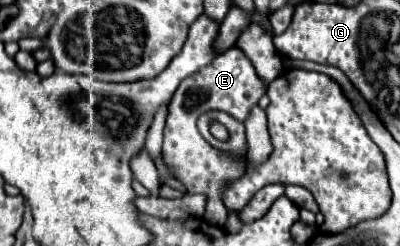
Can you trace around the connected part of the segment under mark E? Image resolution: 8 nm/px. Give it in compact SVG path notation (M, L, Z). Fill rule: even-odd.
M229 48L223 54L217 54L205 70L197 70L197 74L191 74L181 82L181 86L175 90L173 100L169 102L169 114L165 124L165 140L163 140L163 154L165 160L175 168L177 178L187 186L189 194L205 194L207 206L205 206L205 222L213 222L213 226L225 226L227 222L227 208L221 202L221 184L235 180L239 176L239 166L229 160L225 154L221 154L217 148L205 142L205 138L197 130L197 120L201 114L209 110L221 110L229 116L245 122L251 108L259 102L259 98L265 94L265 86L261 78L257 76L251 60L237 48Z

